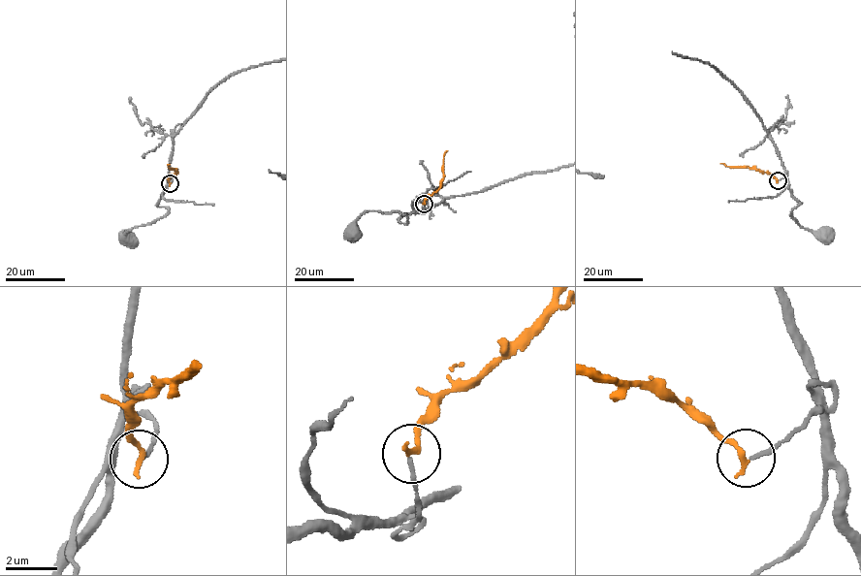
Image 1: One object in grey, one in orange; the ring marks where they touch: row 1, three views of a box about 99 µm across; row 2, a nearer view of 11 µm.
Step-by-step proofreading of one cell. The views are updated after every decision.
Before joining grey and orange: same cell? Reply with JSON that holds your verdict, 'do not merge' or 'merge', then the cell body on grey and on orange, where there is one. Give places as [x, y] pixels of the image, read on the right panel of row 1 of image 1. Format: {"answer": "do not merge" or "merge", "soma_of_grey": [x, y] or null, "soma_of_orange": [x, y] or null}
{"answer": "merge", "soma_of_grey": [823, 238], "soma_of_orange": null}

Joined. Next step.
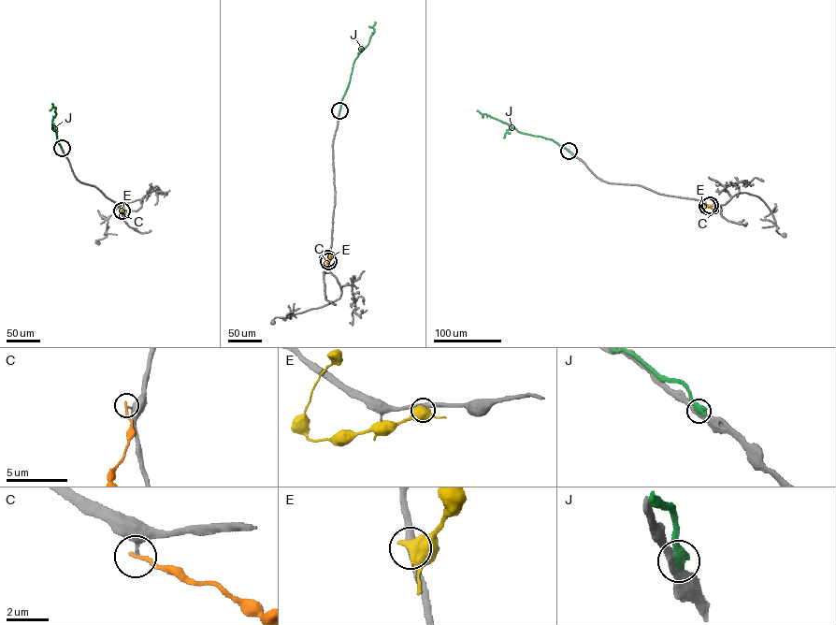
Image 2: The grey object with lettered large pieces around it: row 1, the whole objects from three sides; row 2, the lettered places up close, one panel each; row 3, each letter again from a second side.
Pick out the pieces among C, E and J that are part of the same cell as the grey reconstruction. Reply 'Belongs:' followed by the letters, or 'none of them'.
Belongs: none of them

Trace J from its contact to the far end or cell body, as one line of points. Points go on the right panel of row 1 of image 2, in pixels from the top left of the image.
J: (569, 151), (552, 139), (520, 132), (477, 110)

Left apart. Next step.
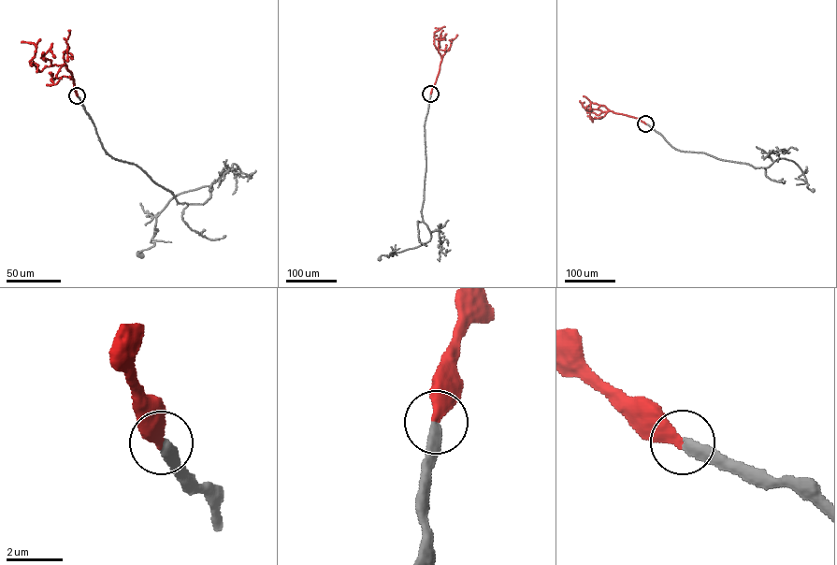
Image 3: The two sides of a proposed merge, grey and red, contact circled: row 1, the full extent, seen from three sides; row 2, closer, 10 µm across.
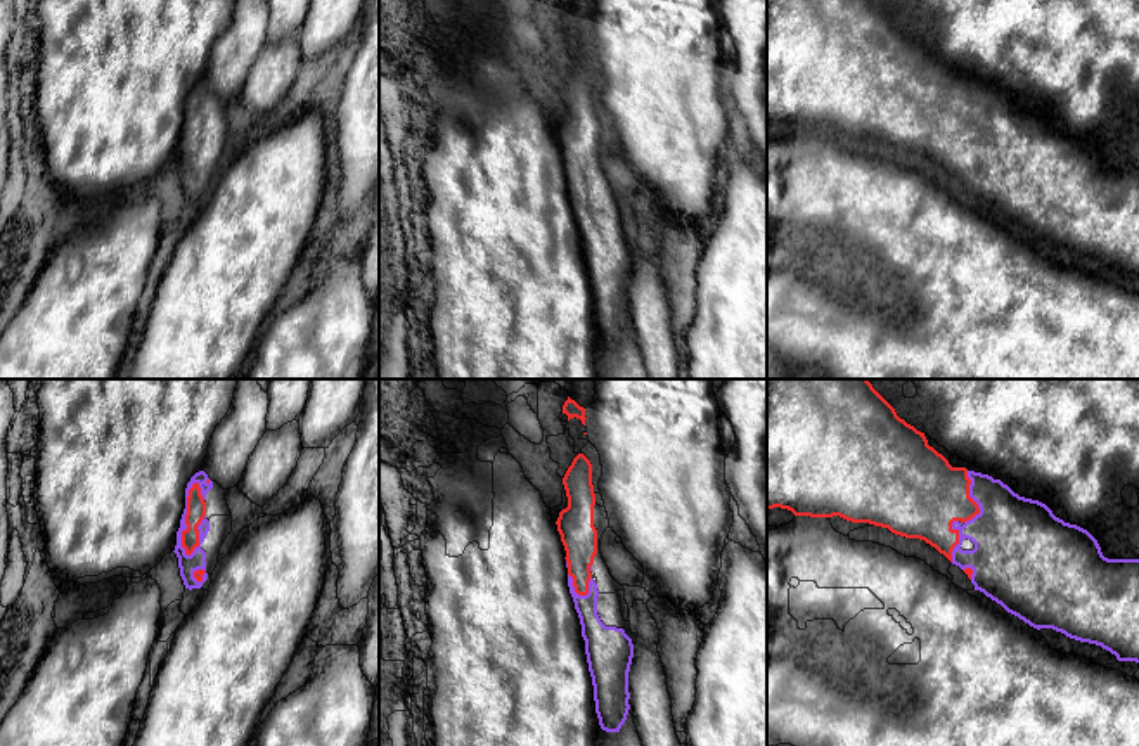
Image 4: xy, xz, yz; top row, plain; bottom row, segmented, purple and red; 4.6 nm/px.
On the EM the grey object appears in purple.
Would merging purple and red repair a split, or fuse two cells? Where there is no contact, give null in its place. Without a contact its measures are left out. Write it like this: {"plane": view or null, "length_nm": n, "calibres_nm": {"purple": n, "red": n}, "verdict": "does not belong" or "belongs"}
{"plane": "xy", "length_nm": 360, "calibres_nm": {"purple": 90, "red": 100}, "verdict": "belongs"}

